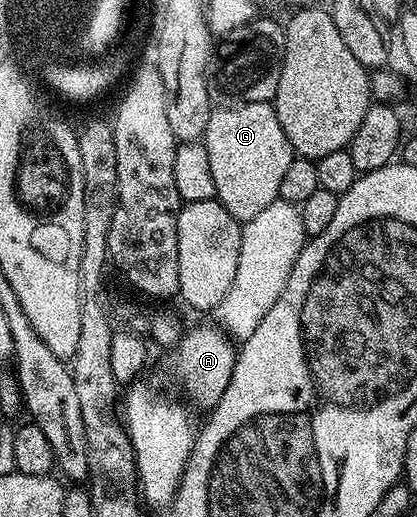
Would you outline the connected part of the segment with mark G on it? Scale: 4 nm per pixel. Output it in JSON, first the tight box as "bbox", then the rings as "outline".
{"bbox":[201,102,293,223],"outline":[[[271,102],[227,104],[222,108],[212,109],[209,124],[201,141],[209,152],[209,168],[213,172],[215,198],[239,223],[249,221],[253,216],[257,216],[257,212],[269,208],[269,204],[277,201],[281,179],[285,177],[285,171],[289,168],[293,151]]]}

